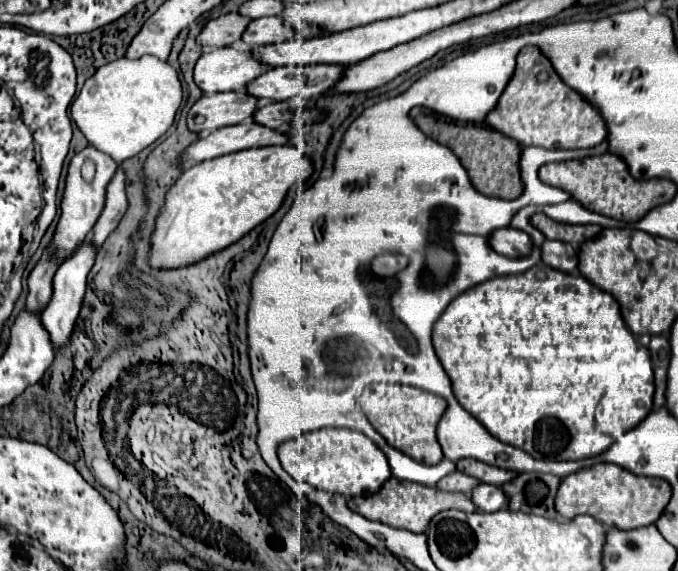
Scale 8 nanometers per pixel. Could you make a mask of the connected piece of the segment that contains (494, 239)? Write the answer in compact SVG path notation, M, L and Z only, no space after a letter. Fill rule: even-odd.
M500 228L490 236L492 248L500 252L502 256L512 256L512 258L524 258L532 252L532 238L526 236L526 232L514 230L514 228Z

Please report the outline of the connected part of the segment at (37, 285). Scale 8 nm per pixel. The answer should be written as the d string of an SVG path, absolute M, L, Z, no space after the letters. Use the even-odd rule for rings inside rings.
M48 248L44 250L42 258L38 260L38 264L34 266L34 270L28 276L28 300L26 300L26 308L28 310L44 310L50 296L52 296L52 278L56 274L58 266L52 264L52 260L48 260Z

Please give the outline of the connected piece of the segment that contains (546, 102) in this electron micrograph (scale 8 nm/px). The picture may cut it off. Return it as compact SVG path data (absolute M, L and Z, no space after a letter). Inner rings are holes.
M526 46L520 50L516 72L500 96L496 108L488 114L486 122L498 132L518 140L522 146L590 148L608 136L602 114L576 90L562 82L552 62L536 46ZM540 72L548 72L548 80L540 82Z

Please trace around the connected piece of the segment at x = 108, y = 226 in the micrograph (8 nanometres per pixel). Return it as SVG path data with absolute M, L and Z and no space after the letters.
M118 166L116 174L112 176L110 184L108 184L108 192L106 192L106 206L92 230L92 242L96 246L100 246L108 234L118 226L120 218L124 216L128 208L128 200L126 200L126 174L124 168Z

